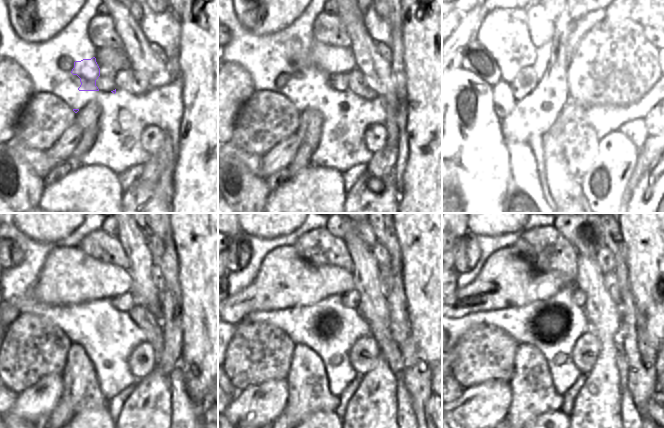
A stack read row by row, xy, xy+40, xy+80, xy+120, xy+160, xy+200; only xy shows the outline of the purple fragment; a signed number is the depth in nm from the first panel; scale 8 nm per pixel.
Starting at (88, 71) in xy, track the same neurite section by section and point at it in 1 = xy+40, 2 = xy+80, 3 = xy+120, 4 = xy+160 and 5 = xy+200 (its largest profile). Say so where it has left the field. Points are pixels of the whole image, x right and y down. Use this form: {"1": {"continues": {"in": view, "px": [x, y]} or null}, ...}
{"1": {"continues": {"in": "xy+40", "px": [315, 79]}}, "2": {"continues": {"in": "xy+80", "px": [547, 83]}}, "3": {"continues": {"in": "xy+120", "px": [102, 307]}}, "4": {"continues": {"in": "xy+160", "px": [328, 321]}}, "5": {"continues": {"in": "xy+200", "px": [551, 324]}}}

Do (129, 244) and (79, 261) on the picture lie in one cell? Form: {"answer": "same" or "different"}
{"answer": "different"}

